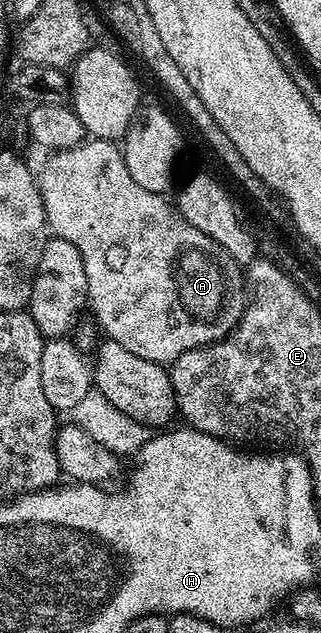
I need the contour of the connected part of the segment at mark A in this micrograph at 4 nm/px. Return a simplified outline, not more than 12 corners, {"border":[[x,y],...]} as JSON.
{"border":[[117,143],[55,151],[46,227],[88,308],[166,366],[238,327],[243,269]]}

